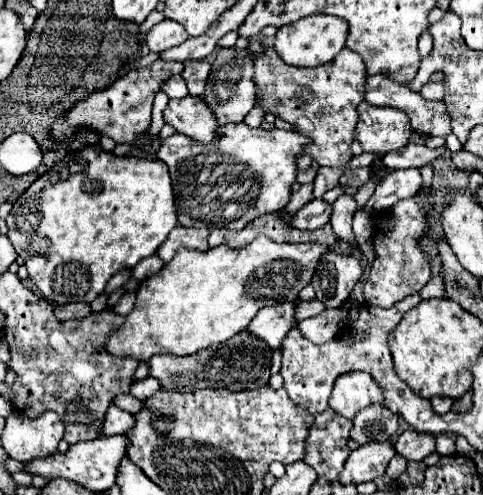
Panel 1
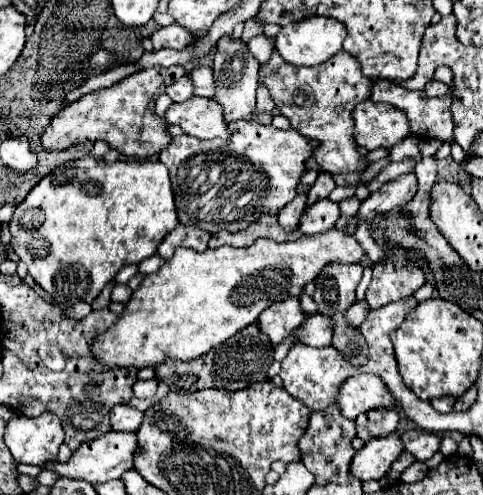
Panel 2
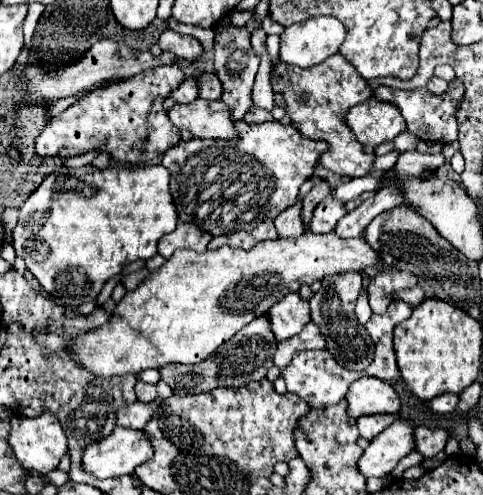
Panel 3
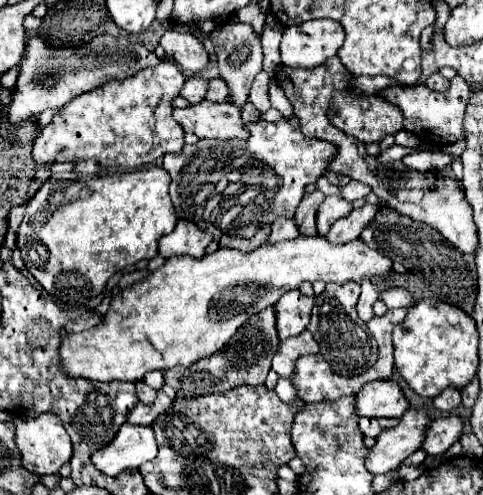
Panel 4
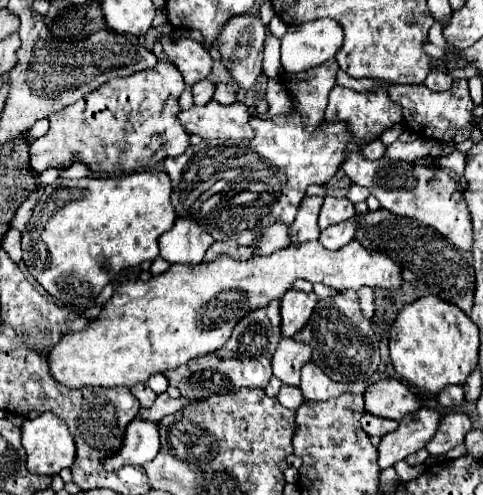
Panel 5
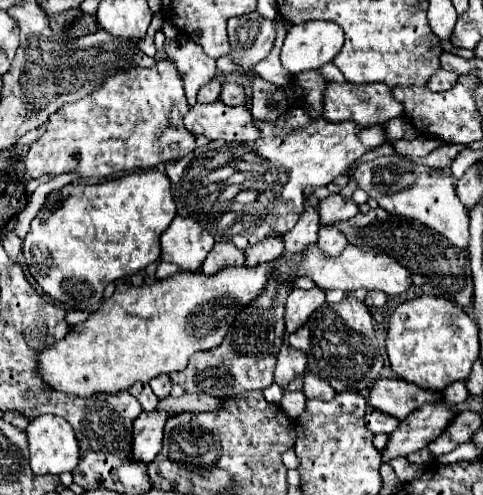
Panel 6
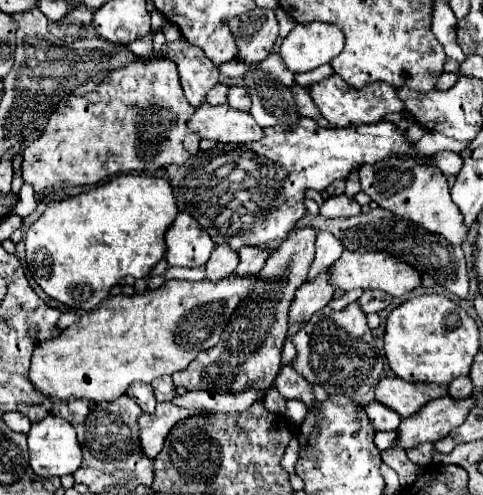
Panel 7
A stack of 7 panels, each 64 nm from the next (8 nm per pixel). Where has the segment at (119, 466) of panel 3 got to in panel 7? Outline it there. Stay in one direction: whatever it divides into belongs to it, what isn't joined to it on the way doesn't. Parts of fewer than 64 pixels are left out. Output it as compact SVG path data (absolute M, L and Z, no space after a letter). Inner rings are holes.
M158 402L154 414L142 414L138 418L142 454L148 458L156 458L156 454L162 450L168 428L194 414L206 414L206 412L188 412L184 408L176 408L170 402Z

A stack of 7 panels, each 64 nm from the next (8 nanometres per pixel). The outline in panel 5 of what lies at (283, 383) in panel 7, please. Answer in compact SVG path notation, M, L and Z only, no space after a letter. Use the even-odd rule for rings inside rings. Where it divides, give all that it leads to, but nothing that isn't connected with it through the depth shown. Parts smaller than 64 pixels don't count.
M282 338L274 358L272 358L272 370L274 376L280 378L284 384L298 386L300 384L300 368L304 362L308 362L312 356L312 346L306 342L298 342L294 338Z

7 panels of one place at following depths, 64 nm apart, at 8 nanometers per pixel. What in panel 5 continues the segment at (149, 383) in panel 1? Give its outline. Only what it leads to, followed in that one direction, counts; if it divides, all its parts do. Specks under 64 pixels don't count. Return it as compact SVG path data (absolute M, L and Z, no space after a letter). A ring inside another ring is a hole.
M136 384L132 386L132 394L140 400L142 406L152 406L156 400L156 392L152 392L146 384Z

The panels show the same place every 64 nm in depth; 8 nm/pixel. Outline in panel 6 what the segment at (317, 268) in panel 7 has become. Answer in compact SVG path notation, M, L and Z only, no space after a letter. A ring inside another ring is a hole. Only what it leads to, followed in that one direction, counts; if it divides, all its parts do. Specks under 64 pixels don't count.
M322 226L320 228L320 238L318 238L318 246L328 254L328 256L338 256L344 246L348 244L346 234L340 232L336 226Z

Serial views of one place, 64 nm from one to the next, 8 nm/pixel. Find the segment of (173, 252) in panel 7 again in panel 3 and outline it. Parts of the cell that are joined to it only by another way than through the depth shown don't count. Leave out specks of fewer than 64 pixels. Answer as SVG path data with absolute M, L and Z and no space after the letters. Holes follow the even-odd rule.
M178 224L178 228L174 232L166 234L158 242L158 254L162 254L164 258L170 258L172 252L178 248L190 248L196 252L206 252L210 238L212 238L212 234L196 228L194 224Z

